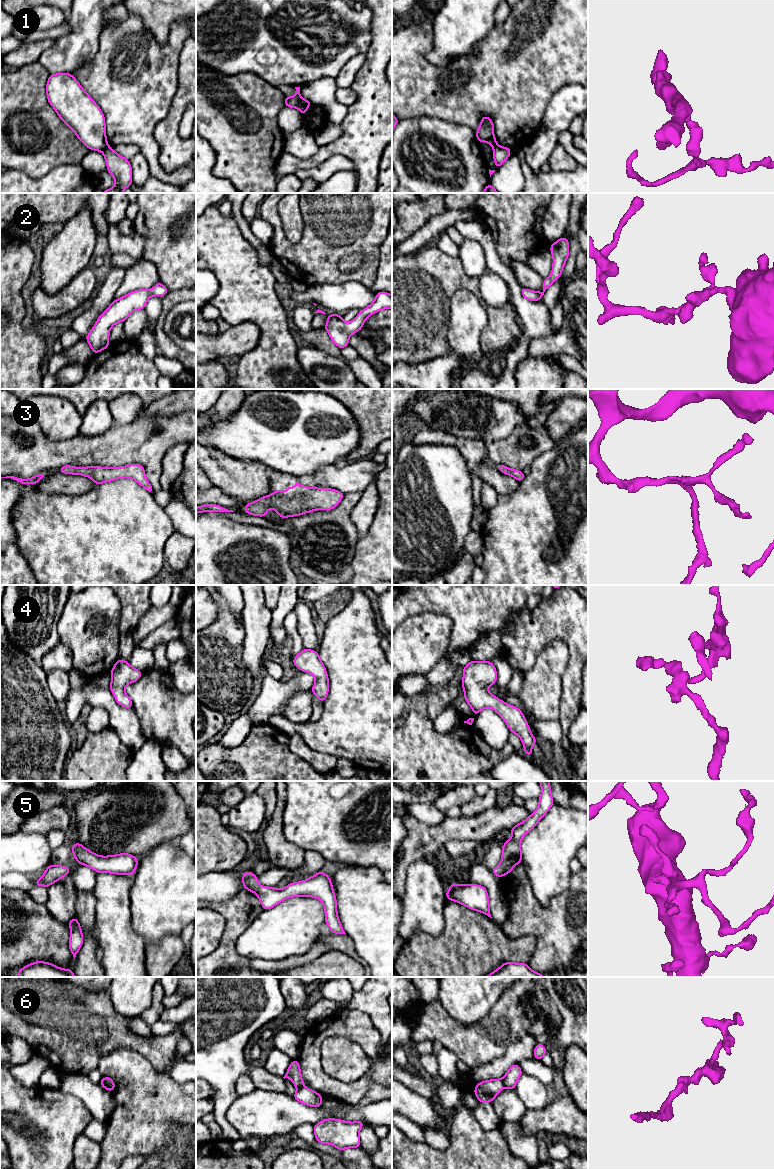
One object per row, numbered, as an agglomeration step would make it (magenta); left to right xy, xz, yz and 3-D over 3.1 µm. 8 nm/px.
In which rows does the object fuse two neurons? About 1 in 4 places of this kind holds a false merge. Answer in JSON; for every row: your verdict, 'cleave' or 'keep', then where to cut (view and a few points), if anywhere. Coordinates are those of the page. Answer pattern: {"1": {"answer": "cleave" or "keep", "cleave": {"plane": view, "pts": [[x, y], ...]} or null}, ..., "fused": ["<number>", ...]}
{"1": {"answer": "cleave", "cleave": {"plane": "xz", "pts": [[301, 98], [296, 107]]}}, "2": {"answer": "keep", "cleave": null}, "3": {"answer": "keep", "cleave": null}, "4": {"answer": "keep", "cleave": null}, "5": {"answer": "keep", "cleave": null}, "6": {"answer": "cleave", "cleave": {"plane": "yz", "pts": [[502, 1078], [504, 1086]]}}, "fused": ["1", "6"]}

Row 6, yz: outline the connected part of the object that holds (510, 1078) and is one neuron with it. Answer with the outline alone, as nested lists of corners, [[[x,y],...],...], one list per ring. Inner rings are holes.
[[[513,1064],[502,1078],[504,1087],[515,1090],[517,1080],[522,1074],[523,1072],[518,1064]]]

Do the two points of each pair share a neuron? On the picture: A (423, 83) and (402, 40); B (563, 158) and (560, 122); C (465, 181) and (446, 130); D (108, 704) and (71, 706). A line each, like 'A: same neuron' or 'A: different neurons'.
A: same neuron
B: different neurons
C: same neuron
D: same neuron

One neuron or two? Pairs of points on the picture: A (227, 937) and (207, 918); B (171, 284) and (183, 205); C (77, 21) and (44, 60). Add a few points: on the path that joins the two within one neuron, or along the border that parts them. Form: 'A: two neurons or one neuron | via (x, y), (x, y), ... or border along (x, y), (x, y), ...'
A: two neurons | border along (217, 911), (224, 930), (210, 953)
B: one neuron | via (171, 264), (171, 254), (166, 249), (166, 225)
C: one neuron | via (77, 32), (55, 55)

